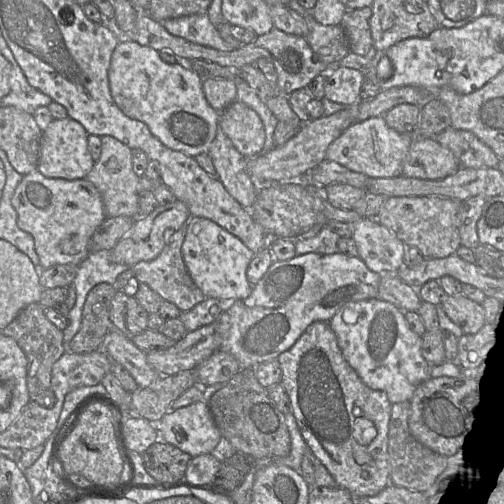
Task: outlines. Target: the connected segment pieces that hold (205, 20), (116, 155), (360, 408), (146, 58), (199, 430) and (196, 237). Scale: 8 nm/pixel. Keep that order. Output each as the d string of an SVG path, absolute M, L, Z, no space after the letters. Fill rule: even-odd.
M207 13L167 19L161 24L170 34L190 42L226 52L234 50L222 39Z
M109 135L101 136L100 141L101 155L85 179L90 181L99 191L106 217L127 216L136 218L138 216L139 177L133 171L132 149Z
M316 321L310 324L294 345L282 352L277 360L281 367L280 384L289 396L292 413L307 446L327 468L340 488L349 491L356 499L373 496L390 484L390 456L388 452L388 432L392 403L384 391L368 387L357 372L343 357L337 336L329 322ZM357 417L371 420L376 436L368 444L360 444L354 437Z
M129 40L115 47L108 78L112 98L119 109L145 123L165 146L193 158L208 154L219 129L220 113L206 100L203 79L195 71L166 63L157 50Z
M204 401L168 411L155 425L167 443L192 457L211 453L222 437Z
M191 216L187 220L187 232L182 245L182 257L190 277L206 298L216 298L224 303L247 298L253 288L253 285L247 279L247 269L254 255L255 253L239 238L215 222L195 216Z

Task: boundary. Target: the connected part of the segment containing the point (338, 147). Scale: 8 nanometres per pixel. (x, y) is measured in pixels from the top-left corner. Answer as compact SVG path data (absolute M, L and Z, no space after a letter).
M384 116L356 121L337 137L326 151L326 159L368 177L391 178L402 175L405 158L416 136L399 133L387 125Z

